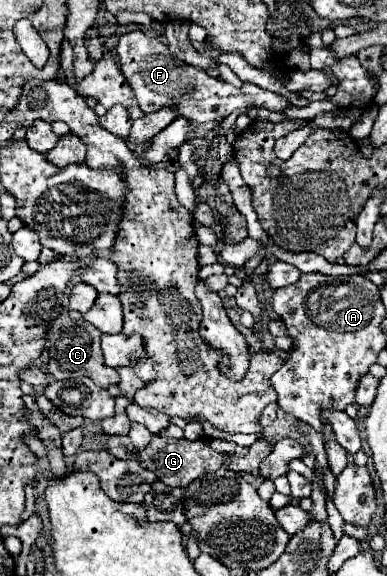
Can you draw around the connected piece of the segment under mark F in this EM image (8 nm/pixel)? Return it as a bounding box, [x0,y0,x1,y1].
[118,30,290,122]

